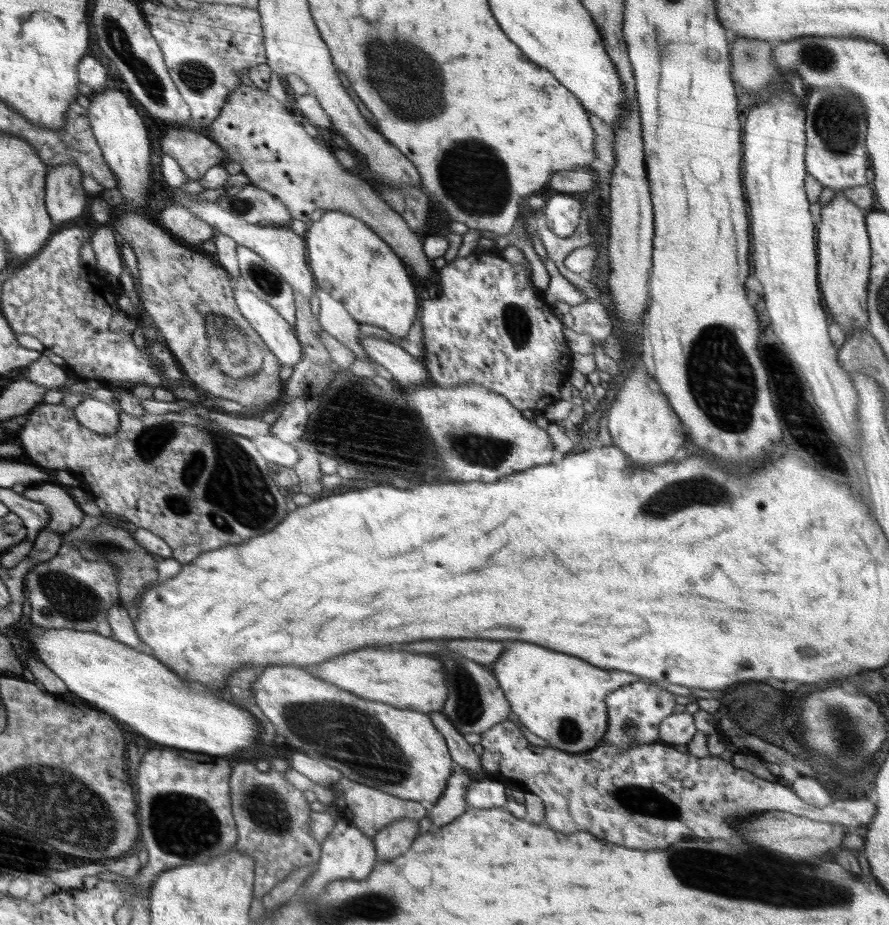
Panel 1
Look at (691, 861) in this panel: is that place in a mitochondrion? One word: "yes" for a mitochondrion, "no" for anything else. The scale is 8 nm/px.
yes

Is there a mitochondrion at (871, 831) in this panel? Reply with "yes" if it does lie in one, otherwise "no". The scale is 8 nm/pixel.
no

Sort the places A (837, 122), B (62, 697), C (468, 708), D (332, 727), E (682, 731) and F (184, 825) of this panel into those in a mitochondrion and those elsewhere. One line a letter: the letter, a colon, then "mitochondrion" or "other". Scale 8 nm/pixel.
A: mitochondrion
B: other
C: mitochondrion
D: mitochondrion
E: other
F: mitochondrion

